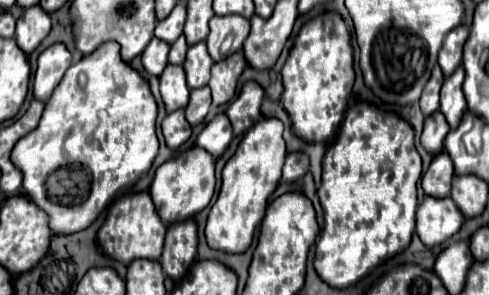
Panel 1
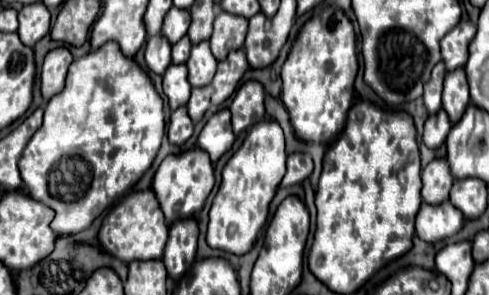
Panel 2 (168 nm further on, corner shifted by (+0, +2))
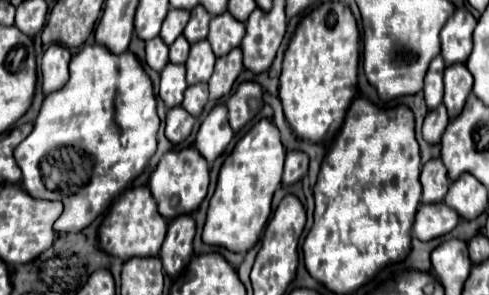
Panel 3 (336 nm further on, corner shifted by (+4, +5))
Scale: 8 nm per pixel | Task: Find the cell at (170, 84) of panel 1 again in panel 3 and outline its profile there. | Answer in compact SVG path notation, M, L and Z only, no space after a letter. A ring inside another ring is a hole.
M167 64L161 72L161 88L159 96L167 108L179 106L183 102L183 92L187 88L185 82L185 66L183 64Z

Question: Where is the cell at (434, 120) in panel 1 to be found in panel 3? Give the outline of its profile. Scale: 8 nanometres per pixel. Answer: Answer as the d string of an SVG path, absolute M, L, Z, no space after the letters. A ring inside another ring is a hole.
M437 106L435 110L431 110L423 122L423 140L429 142L429 144L439 144L445 128L449 124L449 116L447 116L447 110L441 106Z

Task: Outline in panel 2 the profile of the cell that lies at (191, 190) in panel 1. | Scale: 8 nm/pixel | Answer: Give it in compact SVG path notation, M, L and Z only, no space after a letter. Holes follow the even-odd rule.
M199 147L183 151L179 155L167 155L163 159L163 163L159 165L155 179L153 179L153 191L157 195L157 201L163 209L163 213L165 213L167 223L197 215L203 209L213 185L215 185L213 163L211 163L209 155Z

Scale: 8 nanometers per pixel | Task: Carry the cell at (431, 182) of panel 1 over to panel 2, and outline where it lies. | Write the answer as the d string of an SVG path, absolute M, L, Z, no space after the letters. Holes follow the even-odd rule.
M433 159L421 171L421 177L423 177L421 195L423 195L425 203L439 205L449 199L449 189L453 185L453 177L451 177L447 159Z

